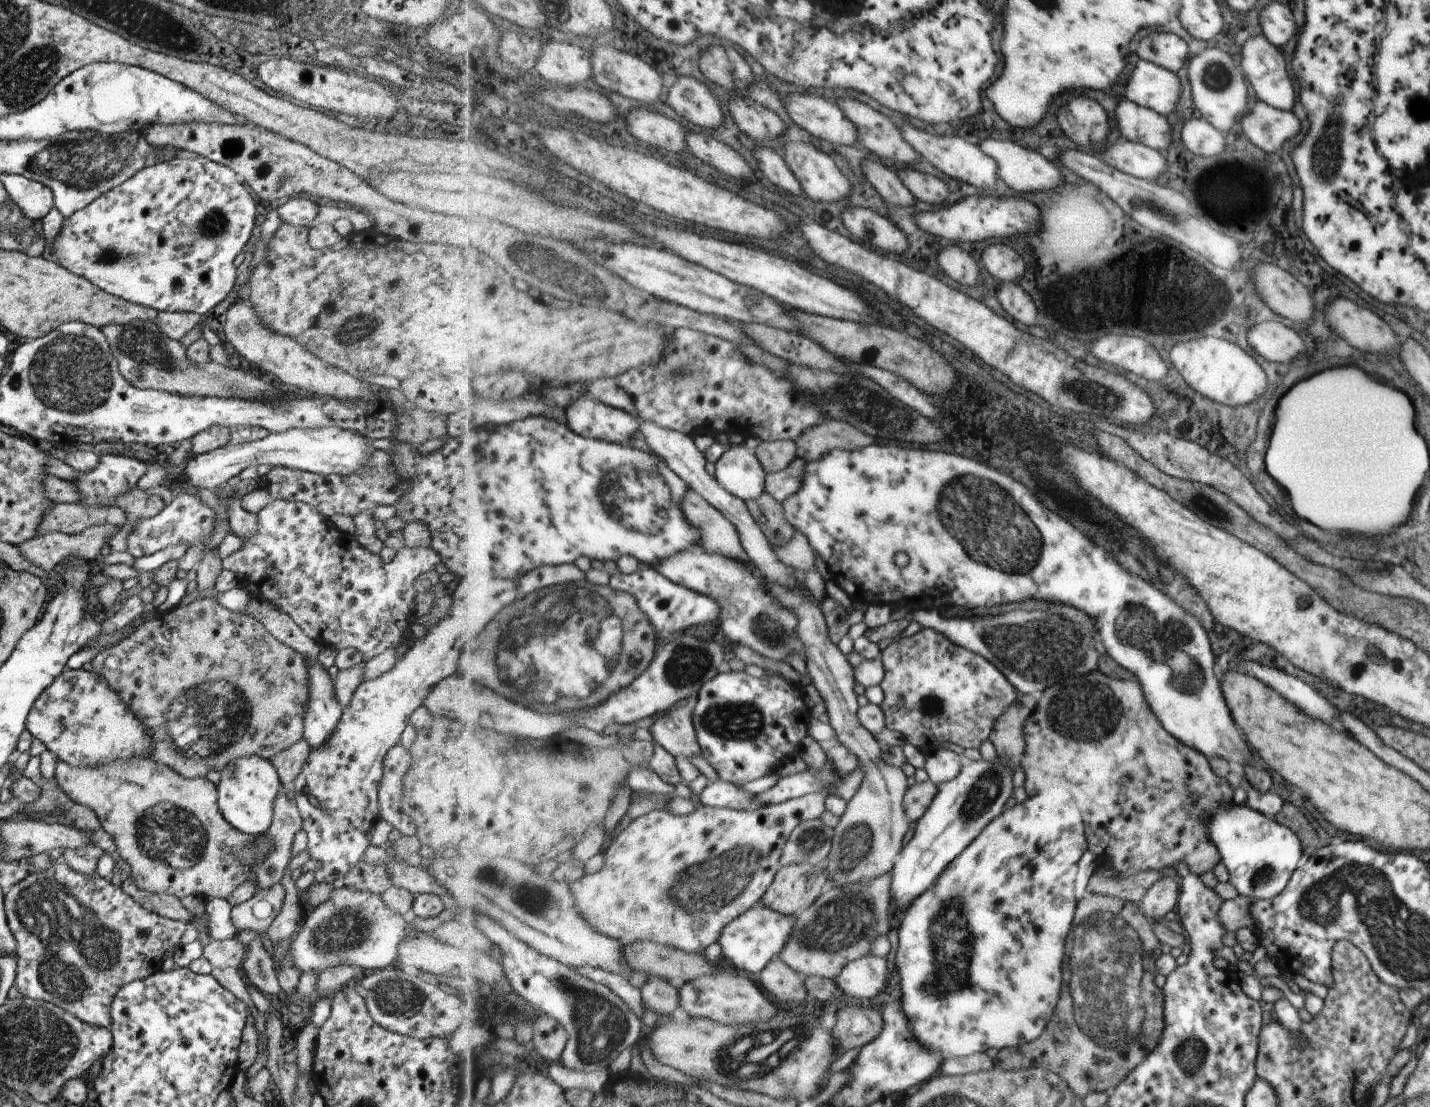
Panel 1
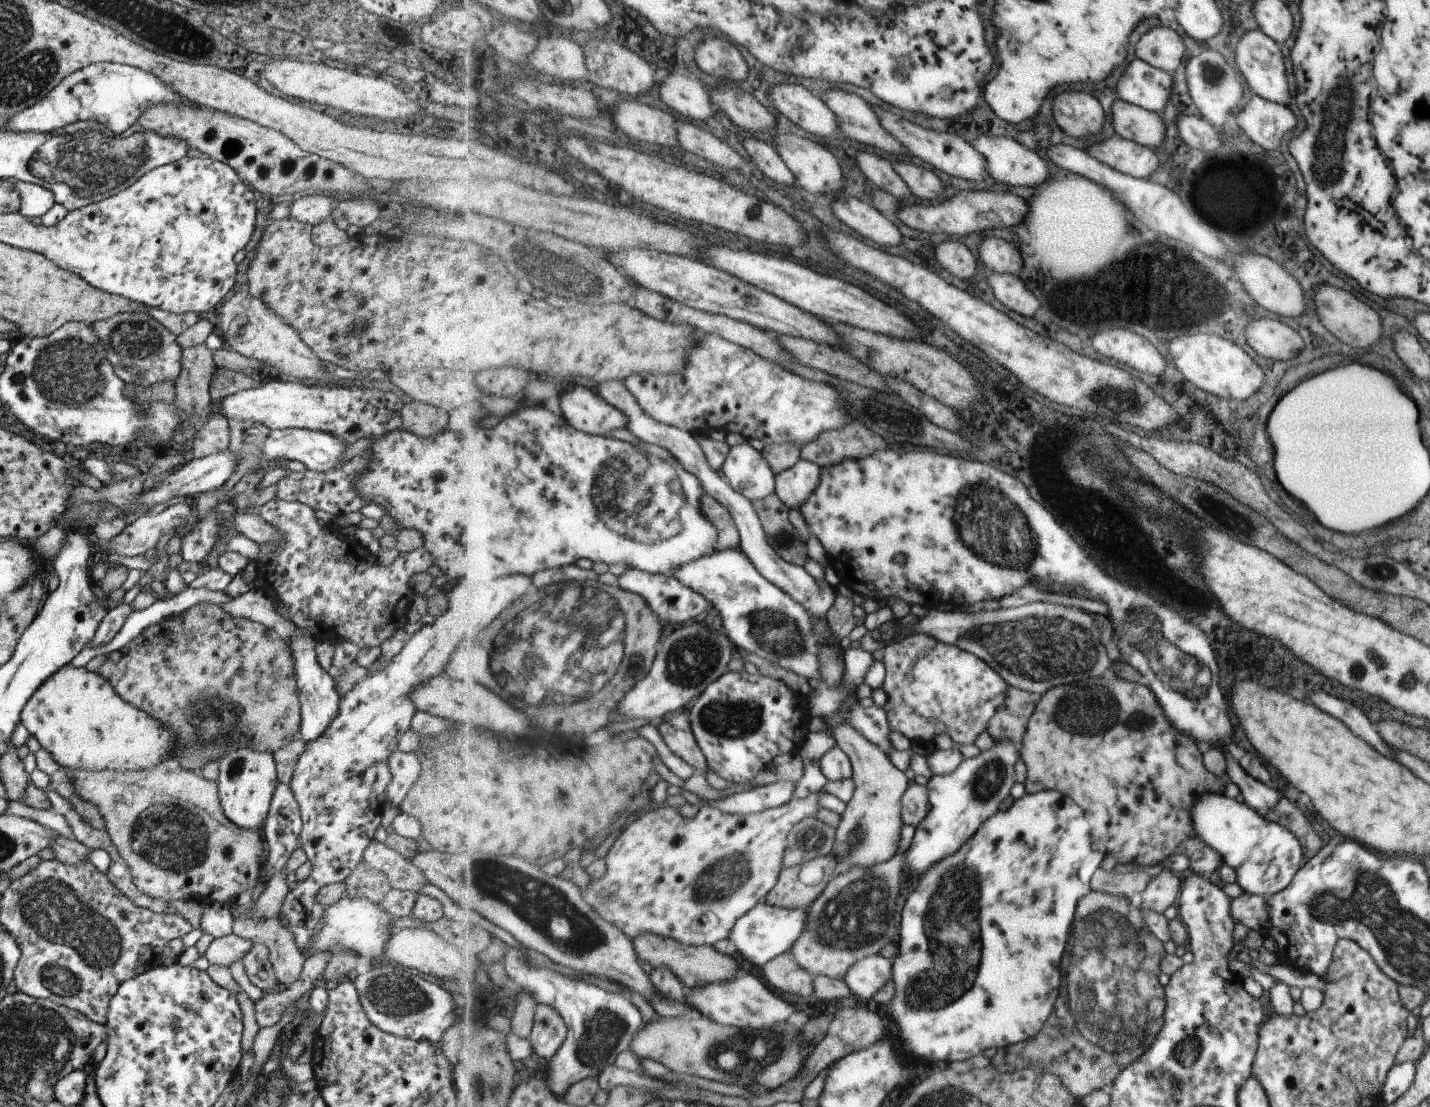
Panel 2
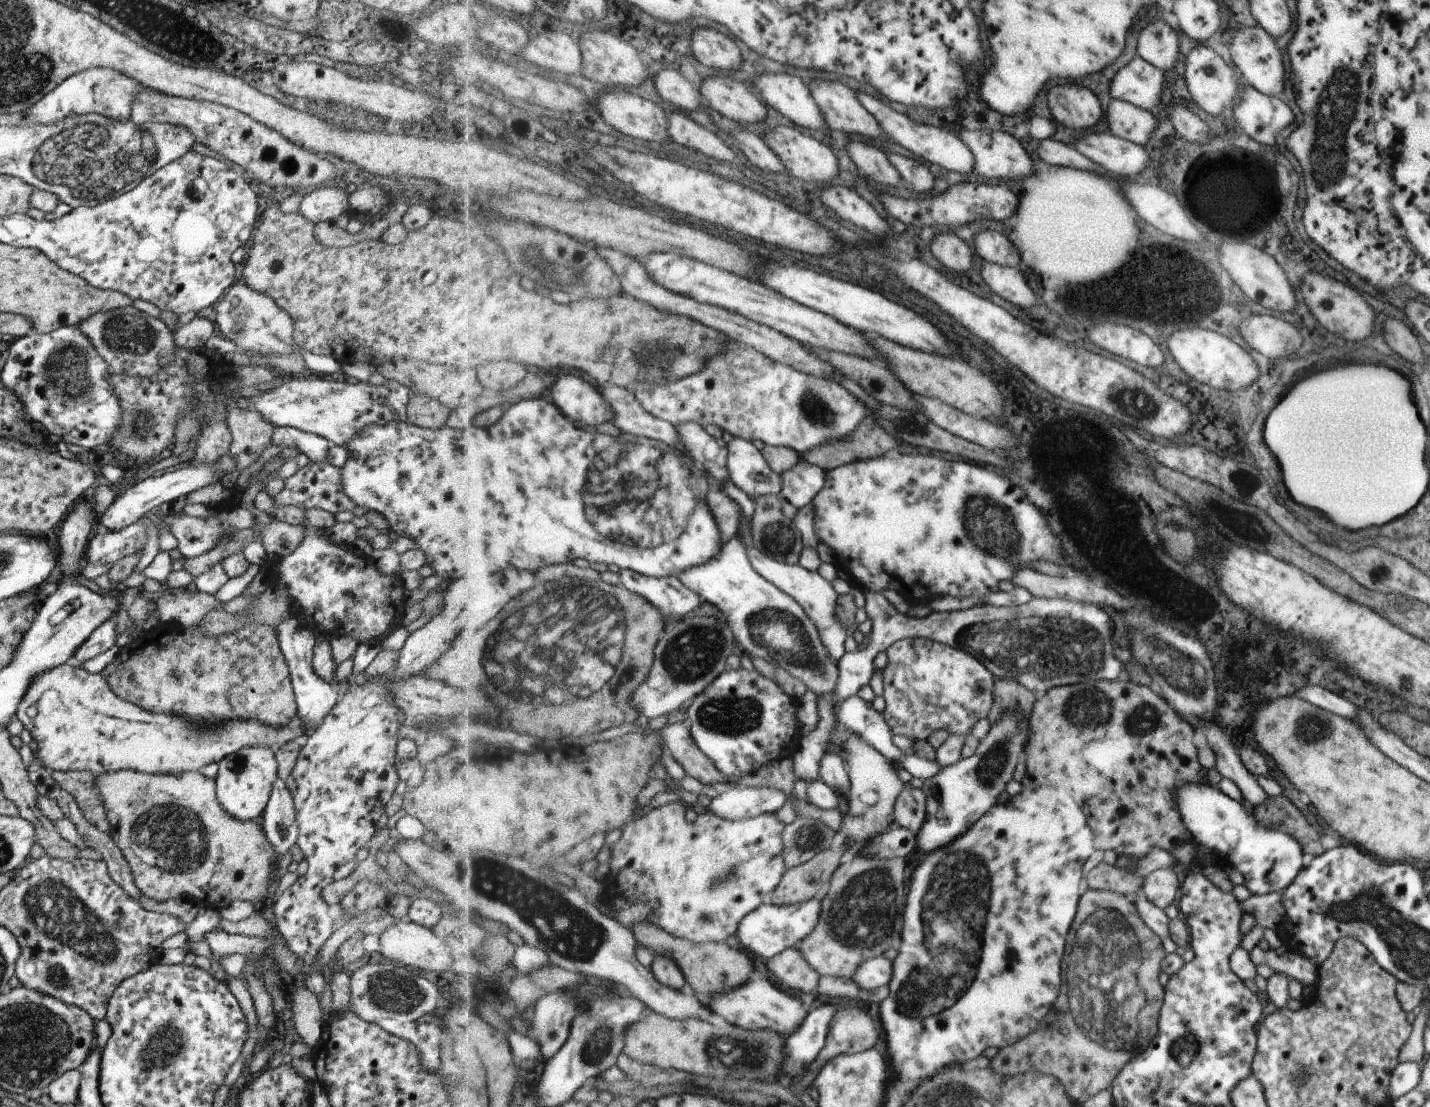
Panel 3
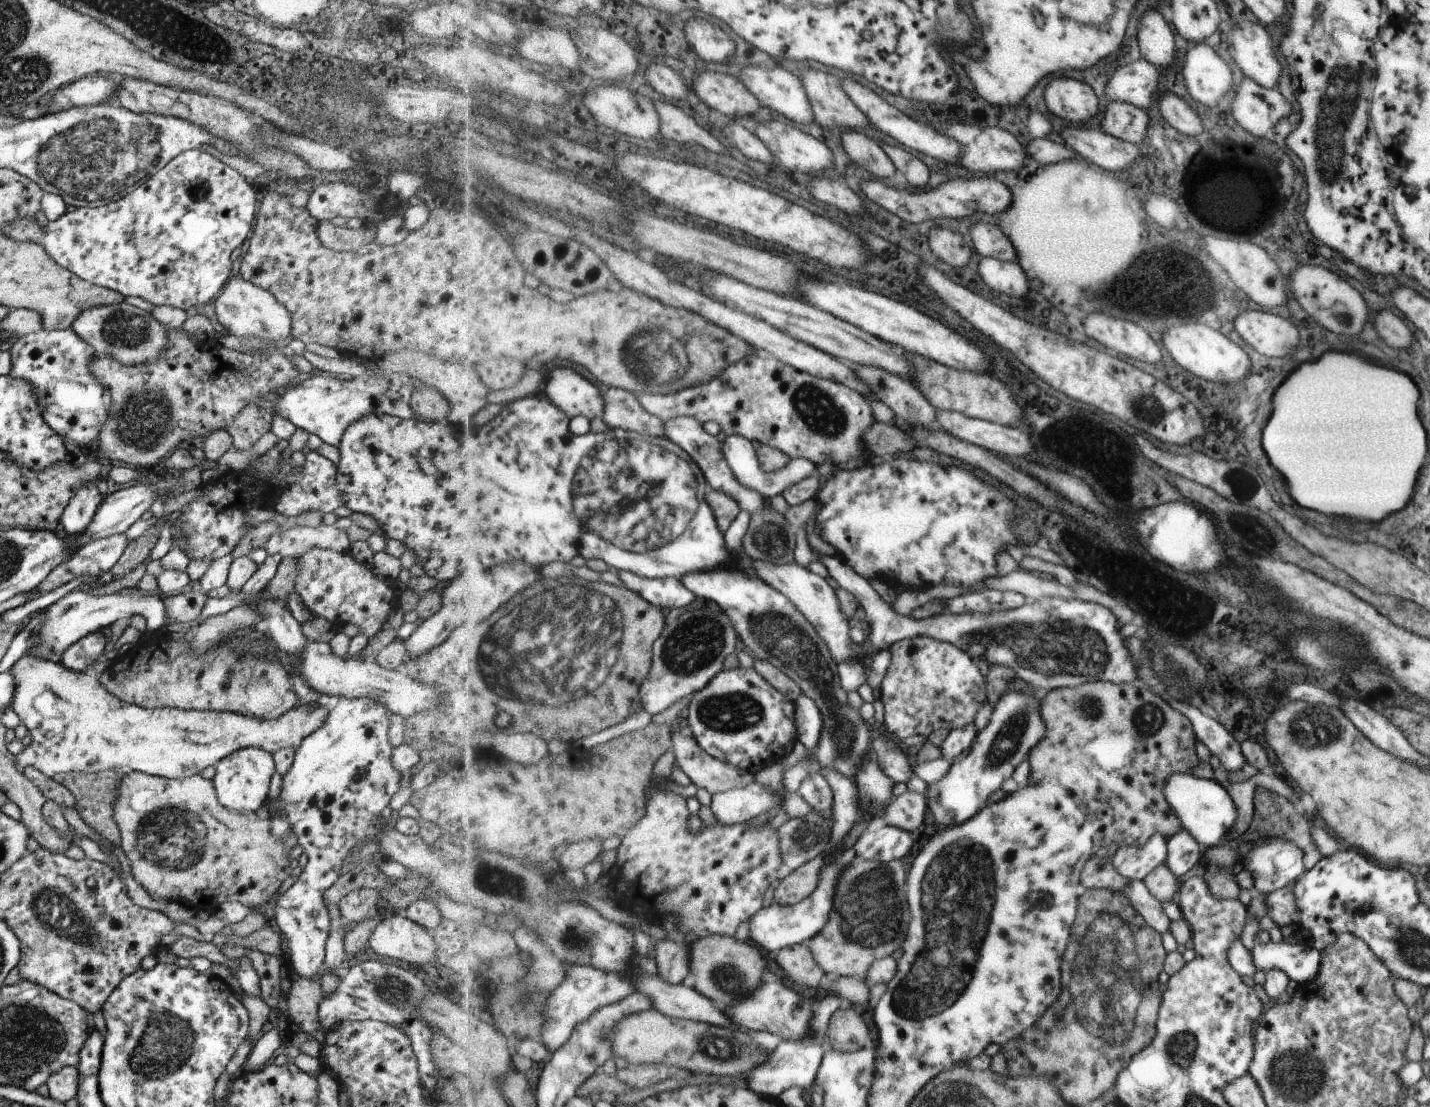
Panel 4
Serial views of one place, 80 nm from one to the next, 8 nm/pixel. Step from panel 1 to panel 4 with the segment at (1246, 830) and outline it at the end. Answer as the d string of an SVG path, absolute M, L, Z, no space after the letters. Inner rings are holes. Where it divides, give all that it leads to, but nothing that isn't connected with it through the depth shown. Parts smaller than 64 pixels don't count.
M1175 773L1163 784L1162 793L1170 809L1177 816L1181 828L1198 843L1212 847L1231 828L1235 820L1235 807L1227 792L1213 779L1202 779L1191 773ZM1259 838L1247 857L1240 858L1237 869L1245 867L1252 876L1253 893L1268 894L1289 885L1305 872L1301 849L1289 840Z

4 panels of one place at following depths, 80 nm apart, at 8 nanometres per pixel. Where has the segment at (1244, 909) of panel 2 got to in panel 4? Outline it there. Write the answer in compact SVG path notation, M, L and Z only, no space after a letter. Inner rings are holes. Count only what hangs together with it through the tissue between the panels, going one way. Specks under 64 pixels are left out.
M1295 882L1267 894L1267 900L1265 900L1269 906L1267 915L1279 928L1297 924L1299 920L1299 911L1292 893L1294 884Z

